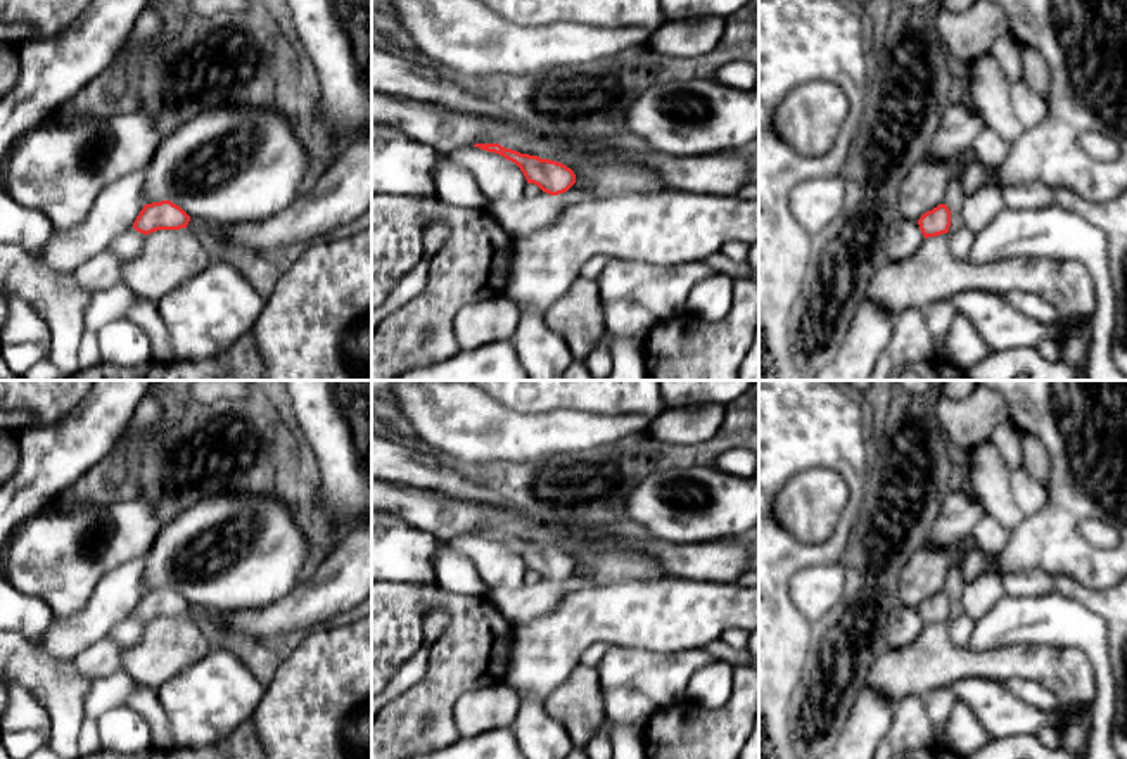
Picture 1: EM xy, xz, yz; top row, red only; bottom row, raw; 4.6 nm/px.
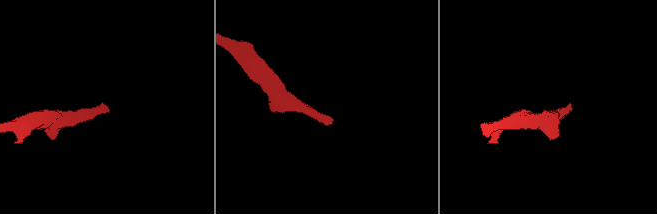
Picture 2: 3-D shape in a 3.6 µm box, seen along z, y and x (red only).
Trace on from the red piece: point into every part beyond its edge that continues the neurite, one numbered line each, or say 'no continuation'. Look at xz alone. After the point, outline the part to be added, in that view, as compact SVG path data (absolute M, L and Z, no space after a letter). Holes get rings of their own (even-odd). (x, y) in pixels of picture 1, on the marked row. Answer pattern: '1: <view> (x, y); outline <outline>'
1: xz (533, 213); outline M541 190L538 195L524 197L519 202L491 201L486 213L493 216L505 232L517 239L548 228L558 220L569 207L564 197L565 192L550 195Z

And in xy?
no continuation

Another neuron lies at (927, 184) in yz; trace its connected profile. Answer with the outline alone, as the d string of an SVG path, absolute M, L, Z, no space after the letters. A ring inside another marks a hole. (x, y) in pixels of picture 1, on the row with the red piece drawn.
M925 156L904 176L897 201L899 218L890 225L887 237L888 261L901 261L918 252L925 240L918 220L944 204L951 183L949 168Z

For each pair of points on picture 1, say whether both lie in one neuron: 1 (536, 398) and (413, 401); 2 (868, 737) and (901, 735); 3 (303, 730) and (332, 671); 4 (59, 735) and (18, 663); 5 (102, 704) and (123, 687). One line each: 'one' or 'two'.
1: two
2: two
3: one
4: one
5: one

